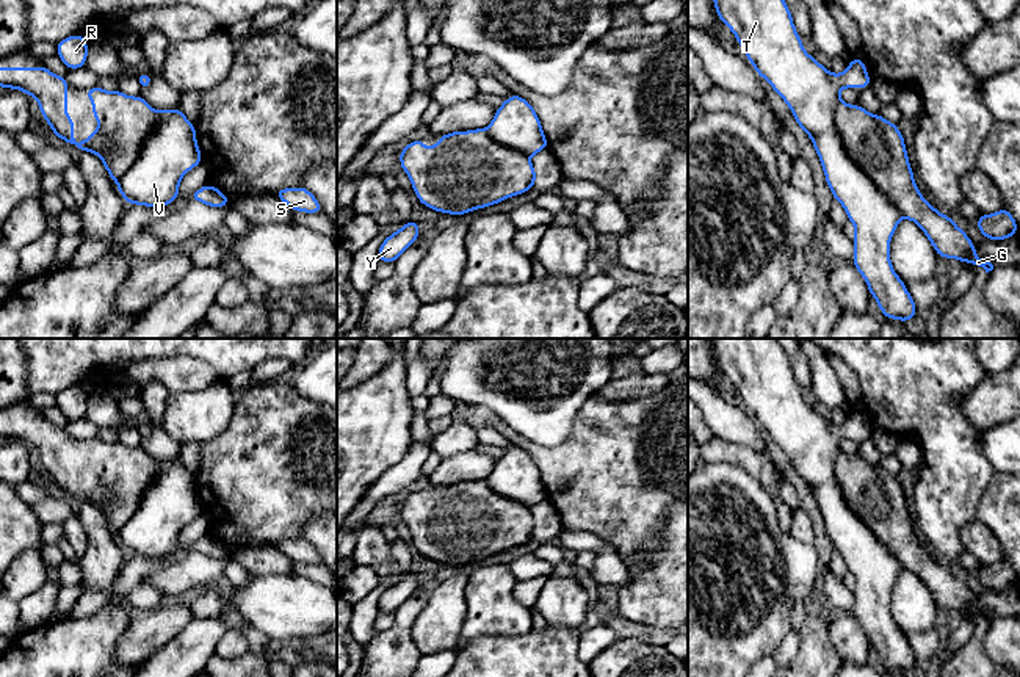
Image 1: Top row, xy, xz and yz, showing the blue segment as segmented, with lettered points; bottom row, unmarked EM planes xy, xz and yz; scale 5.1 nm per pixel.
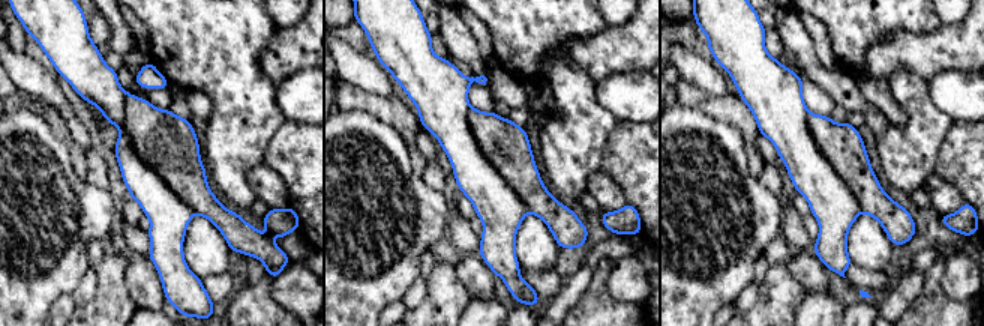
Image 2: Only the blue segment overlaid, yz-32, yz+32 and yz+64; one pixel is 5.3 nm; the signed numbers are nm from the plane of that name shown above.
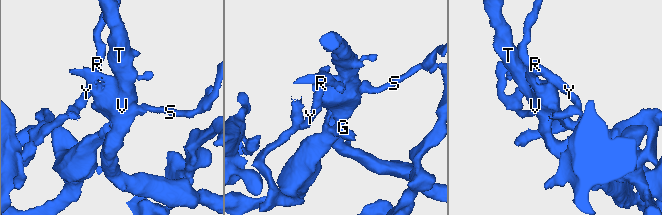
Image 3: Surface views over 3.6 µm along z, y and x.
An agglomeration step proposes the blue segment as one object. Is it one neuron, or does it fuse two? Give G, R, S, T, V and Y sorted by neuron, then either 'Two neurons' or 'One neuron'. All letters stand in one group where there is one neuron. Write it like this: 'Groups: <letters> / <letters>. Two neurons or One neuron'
Groups: G R Y / S T V. Two neurons

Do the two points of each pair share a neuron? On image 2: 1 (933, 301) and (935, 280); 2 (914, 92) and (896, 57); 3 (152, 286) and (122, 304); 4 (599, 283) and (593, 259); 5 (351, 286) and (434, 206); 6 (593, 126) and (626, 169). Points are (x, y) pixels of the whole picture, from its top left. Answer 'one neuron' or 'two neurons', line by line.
1: one neuron
2: two neurons
3: two neurons
4: two neurons
5: one neuron
6: two neurons

